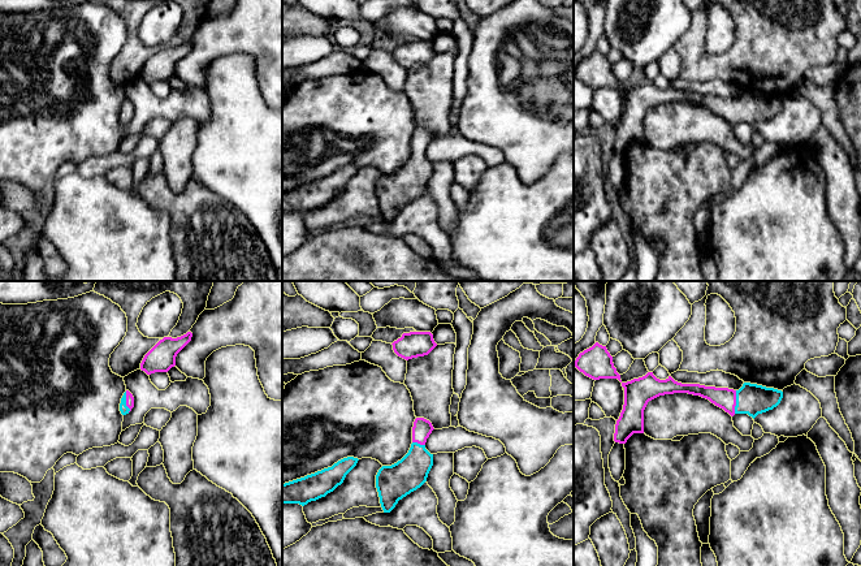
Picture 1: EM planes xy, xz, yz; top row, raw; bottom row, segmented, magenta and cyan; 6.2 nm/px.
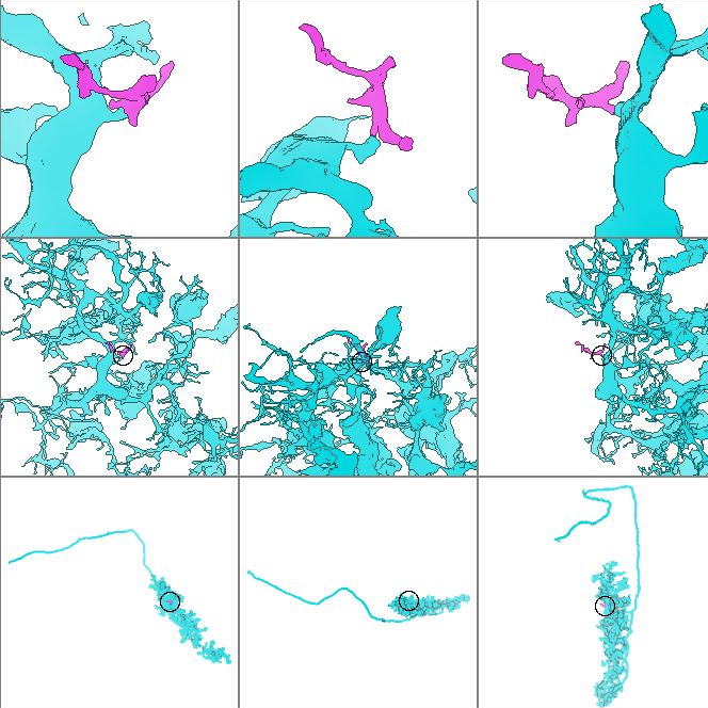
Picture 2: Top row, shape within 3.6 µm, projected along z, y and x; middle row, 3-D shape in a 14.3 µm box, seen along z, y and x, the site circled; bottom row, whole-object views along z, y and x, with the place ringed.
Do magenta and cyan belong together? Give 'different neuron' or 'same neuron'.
same neuron

